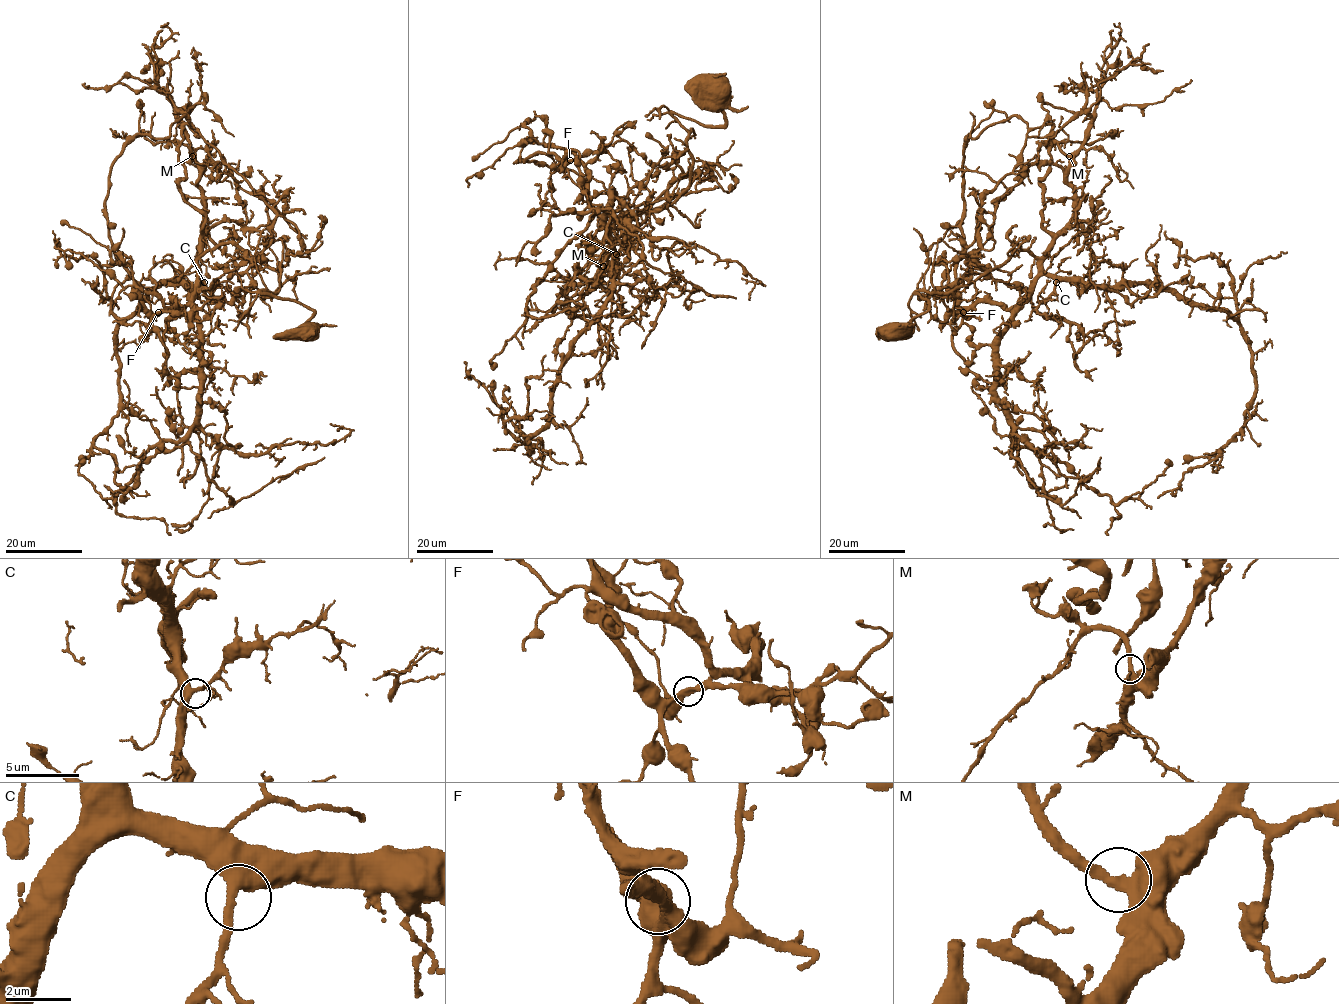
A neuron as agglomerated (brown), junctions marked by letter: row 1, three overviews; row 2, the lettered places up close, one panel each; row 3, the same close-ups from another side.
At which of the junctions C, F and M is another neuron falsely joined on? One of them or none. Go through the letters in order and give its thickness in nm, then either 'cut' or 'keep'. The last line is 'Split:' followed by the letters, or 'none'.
C: calibre 380 nm; keep
F: calibre 400 nm; keep
M: calibre 380 nm; keep
Split: none

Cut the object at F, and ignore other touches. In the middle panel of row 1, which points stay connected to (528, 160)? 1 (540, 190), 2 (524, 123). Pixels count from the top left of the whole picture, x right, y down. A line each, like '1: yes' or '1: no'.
1: no
2: no

